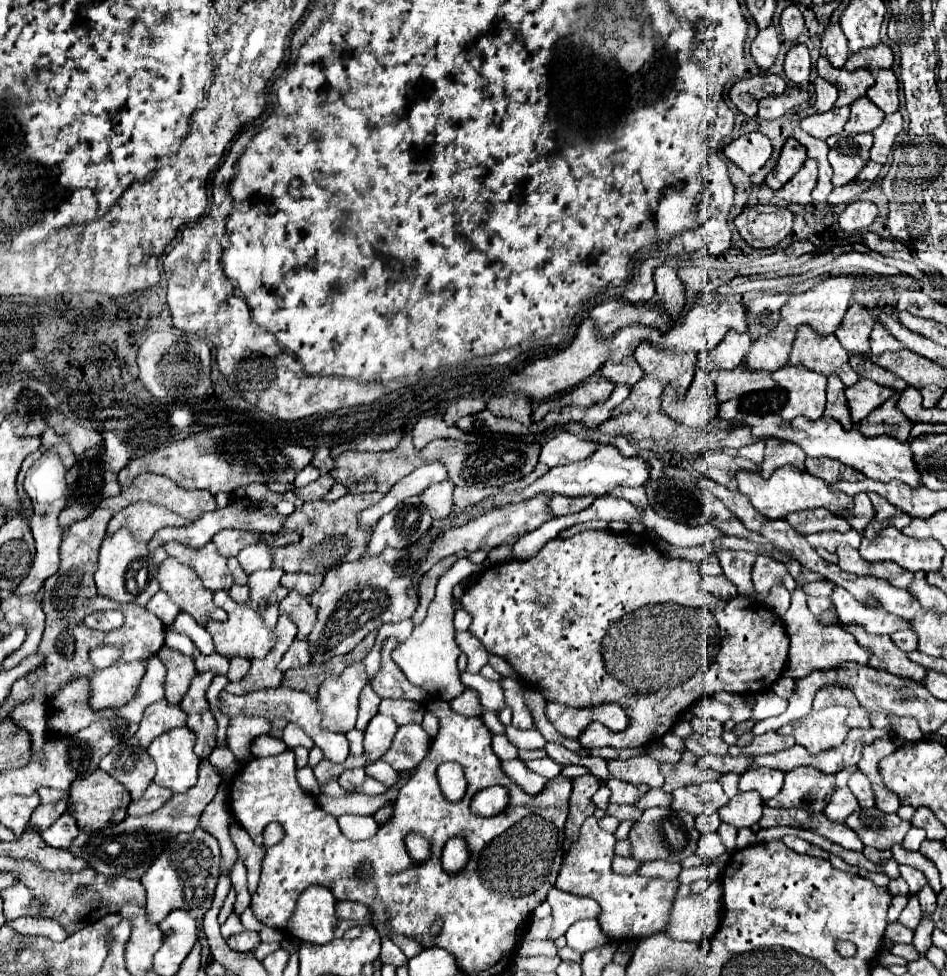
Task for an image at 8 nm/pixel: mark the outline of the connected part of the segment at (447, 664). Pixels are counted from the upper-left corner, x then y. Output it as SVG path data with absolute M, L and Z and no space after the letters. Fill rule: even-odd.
M461 558L457 564L453 564L437 582L437 592L435 592L435 598L433 602L429 604L429 610L427 610L427 616L425 620L413 628L413 634L401 642L391 658L393 662L401 668L401 672L407 676L407 680L415 686L421 686L425 688L431 696L439 698L439 700L445 700L445 702L451 702L453 698L457 698L459 694L463 694L463 686L461 686L461 680L459 680L459 670L457 670L457 658L461 654L459 646L455 644L455 628L453 628L453 588L463 582L465 578L469 578L471 574L479 572L481 566L473 564L469 558Z

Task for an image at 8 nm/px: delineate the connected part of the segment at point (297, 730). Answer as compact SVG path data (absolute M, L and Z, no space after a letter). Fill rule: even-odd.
M288 723L283 728L283 742L287 744L287 748L297 748L297 746L305 746L305 748L313 748L313 740L303 732L303 730L294 723Z

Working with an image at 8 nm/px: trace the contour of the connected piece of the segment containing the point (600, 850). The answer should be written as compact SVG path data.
M589 816L579 830L579 838L563 856L555 888L569 894L593 898L601 906L601 914L597 918L599 926L605 932L605 936L613 942L639 942L643 938L665 932L679 882L665 878L647 878L637 872L613 874L611 862L615 858L615 842L615 836L611 832L605 832L595 816Z

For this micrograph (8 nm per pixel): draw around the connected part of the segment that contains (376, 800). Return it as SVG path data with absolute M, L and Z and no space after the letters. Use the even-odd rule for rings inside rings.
M403 772L399 782L387 792L387 794L381 794L381 796L369 796L369 794L347 794L347 796L341 796L341 798L331 798L331 796L325 796L325 794L317 794L315 800L317 804L327 810L329 814L333 816L341 816L341 814L359 814L359 816L373 816L379 808L391 804L395 798L397 798L397 792L399 788L405 784L405 780L409 778L411 772Z

